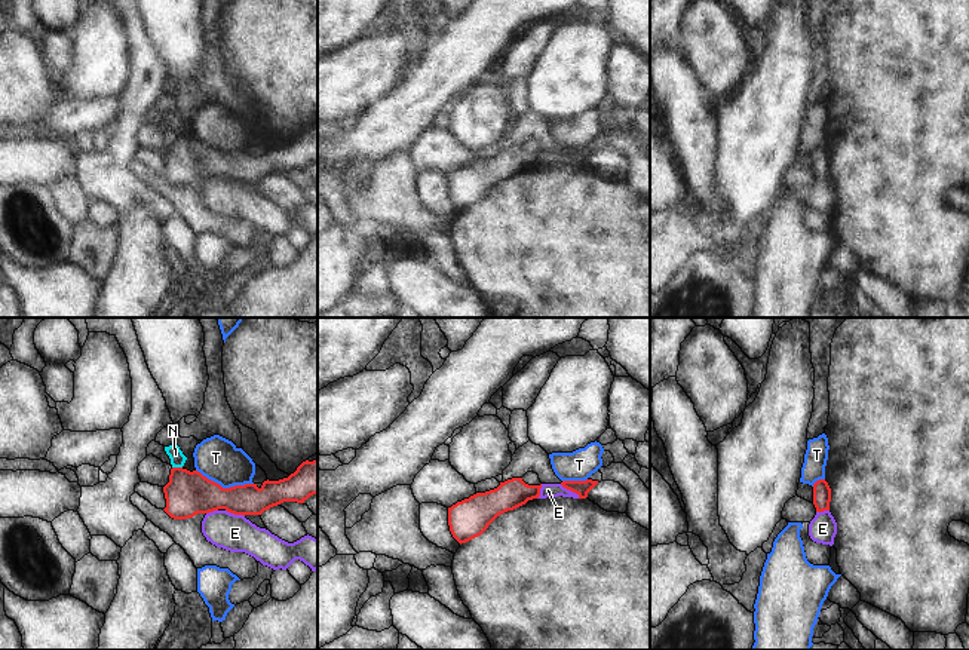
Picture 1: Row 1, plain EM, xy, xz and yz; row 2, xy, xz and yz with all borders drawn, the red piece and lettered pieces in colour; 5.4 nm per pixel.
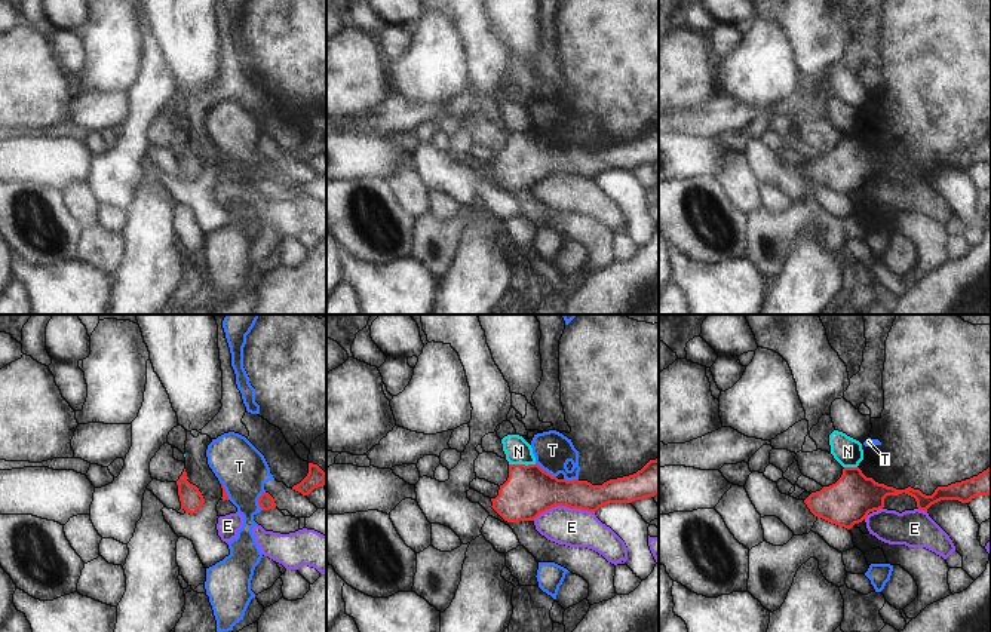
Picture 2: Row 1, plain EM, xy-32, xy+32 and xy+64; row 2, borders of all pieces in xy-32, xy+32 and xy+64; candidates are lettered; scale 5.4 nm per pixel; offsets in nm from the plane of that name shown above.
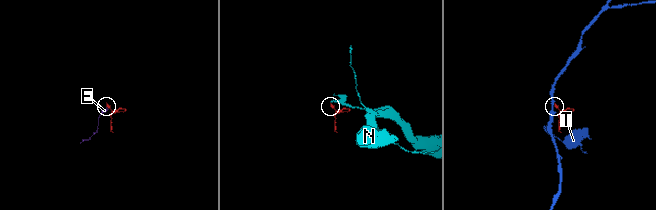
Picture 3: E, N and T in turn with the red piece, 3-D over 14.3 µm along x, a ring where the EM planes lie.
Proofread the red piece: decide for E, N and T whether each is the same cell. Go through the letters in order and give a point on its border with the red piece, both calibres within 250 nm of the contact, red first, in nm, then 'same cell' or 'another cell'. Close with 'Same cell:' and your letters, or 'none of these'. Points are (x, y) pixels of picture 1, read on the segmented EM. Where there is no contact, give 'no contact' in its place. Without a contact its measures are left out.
E: contact xz (570, 490); calibres 80 and 80 nm; another cell
N: contact xy (177, 468); calibres 240 and 80 nm; another cell
T: contact xy (224, 488); calibres 240 and 240 nm; another cell
Same cell: none of these

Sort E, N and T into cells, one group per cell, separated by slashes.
E / N / T

